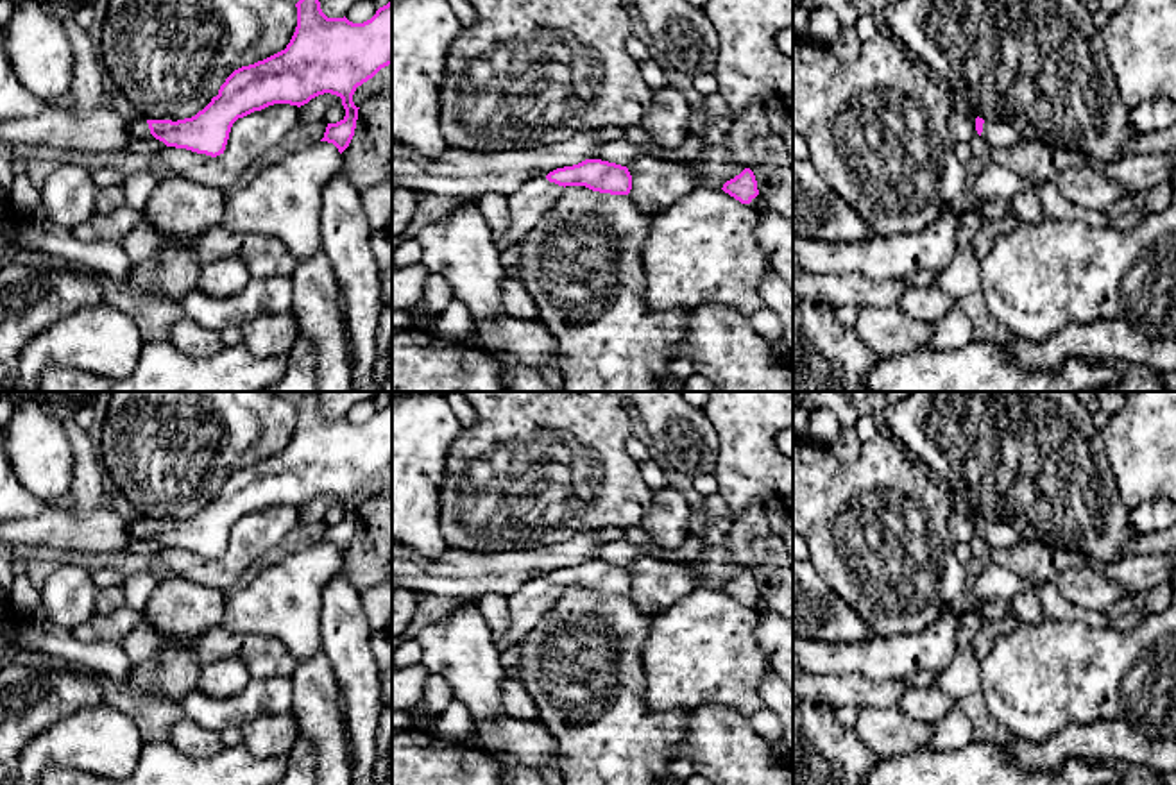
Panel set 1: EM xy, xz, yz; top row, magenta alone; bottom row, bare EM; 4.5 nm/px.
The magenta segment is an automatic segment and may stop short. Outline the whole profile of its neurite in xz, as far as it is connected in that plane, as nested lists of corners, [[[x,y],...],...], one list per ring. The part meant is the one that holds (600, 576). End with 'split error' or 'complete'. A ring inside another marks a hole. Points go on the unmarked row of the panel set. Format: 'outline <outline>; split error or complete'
outline [[[585,560],[573,567],[557,569],[546,578],[528,581],[507,597],[510,628],[501,635],[494,635],[499,651],[519,646],[560,599],[566,587],[585,587],[600,594],[628,595],[632,576],[626,567],[601,560]]]; split error

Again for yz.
outline [[[977,517],[976,531],[990,544],[990,547],[1008,547],[1022,540],[1010,524],[1001,520],[983,520]]]; split error

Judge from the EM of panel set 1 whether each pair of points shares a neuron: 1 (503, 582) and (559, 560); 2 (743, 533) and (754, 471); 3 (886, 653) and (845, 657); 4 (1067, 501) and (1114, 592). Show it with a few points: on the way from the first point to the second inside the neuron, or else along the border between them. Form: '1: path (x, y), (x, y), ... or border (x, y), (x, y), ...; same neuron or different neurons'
1: path (518, 567), (545, 560); same neuron
2: border (763, 501), (752, 501), (734, 517); different neurons
3: path (876, 657), (856, 657); same neuron
4: border (1090, 564), (1098, 567); different neurons

